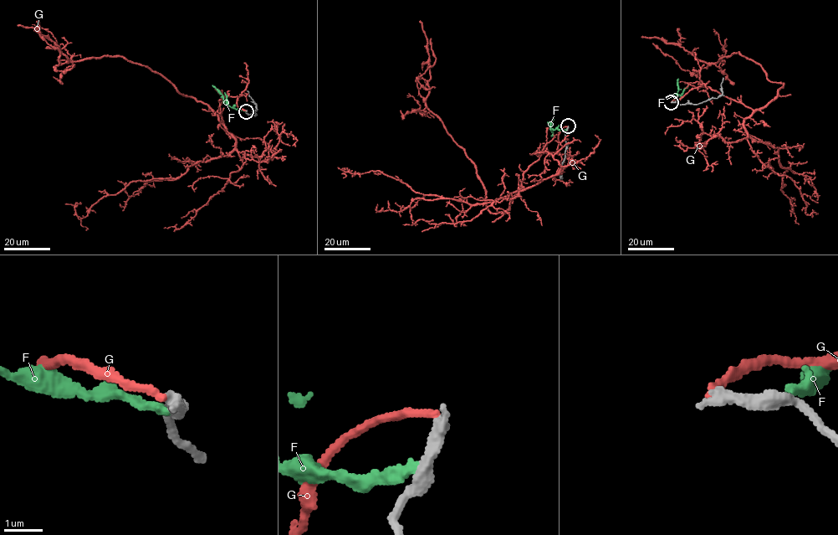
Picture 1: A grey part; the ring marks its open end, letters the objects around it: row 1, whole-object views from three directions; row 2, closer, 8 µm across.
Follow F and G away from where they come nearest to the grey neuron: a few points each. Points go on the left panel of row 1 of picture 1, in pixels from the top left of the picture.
F: (246, 111), (230, 107), (223, 100), (222, 95), (212, 85)
G: (245, 110), (222, 97), (221, 123), (146, 67), (121, 56), (67, 60), (17, 25)

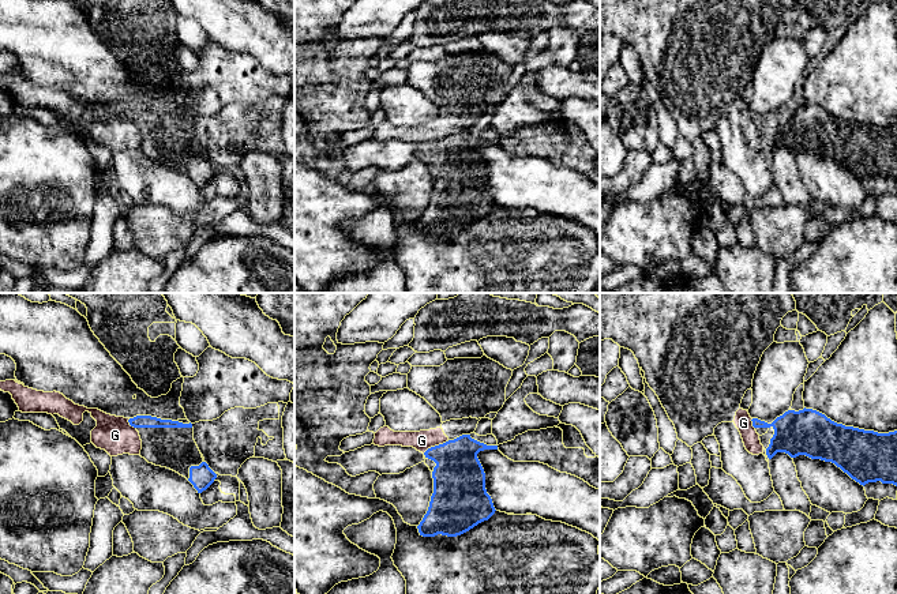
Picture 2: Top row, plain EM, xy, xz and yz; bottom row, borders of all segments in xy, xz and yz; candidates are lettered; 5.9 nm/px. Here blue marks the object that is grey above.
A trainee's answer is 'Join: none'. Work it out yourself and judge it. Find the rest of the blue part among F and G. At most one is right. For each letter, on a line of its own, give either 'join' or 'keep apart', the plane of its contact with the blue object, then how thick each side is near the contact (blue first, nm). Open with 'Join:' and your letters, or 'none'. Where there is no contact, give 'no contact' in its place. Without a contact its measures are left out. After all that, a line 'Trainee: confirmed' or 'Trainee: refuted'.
Join: none
F: keep apart | no contact
G: keep apart | xz | 300/120 nm
Trainee: confirmed

